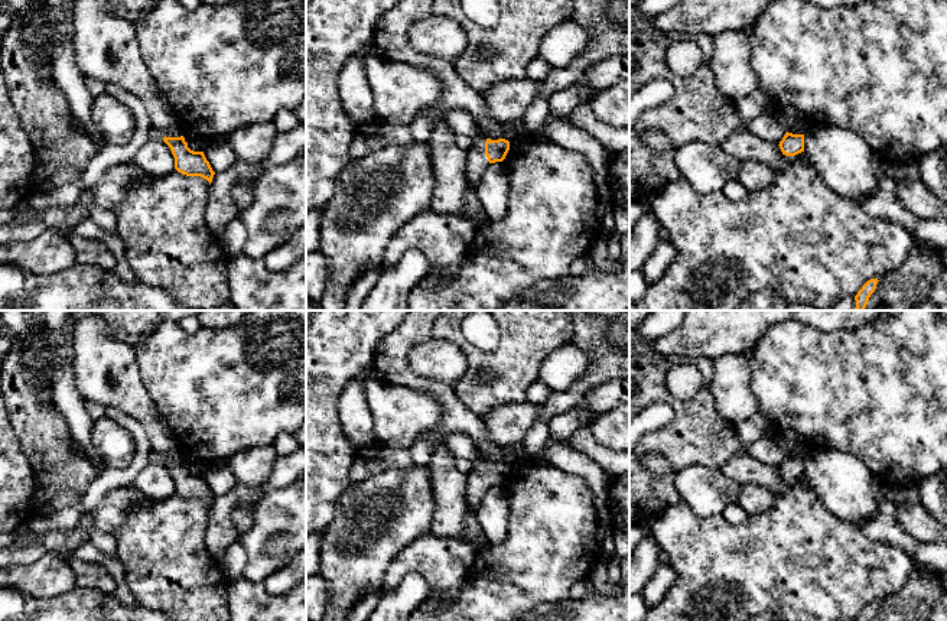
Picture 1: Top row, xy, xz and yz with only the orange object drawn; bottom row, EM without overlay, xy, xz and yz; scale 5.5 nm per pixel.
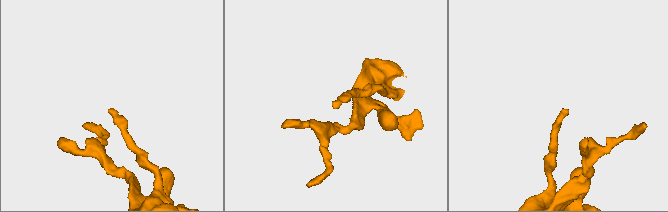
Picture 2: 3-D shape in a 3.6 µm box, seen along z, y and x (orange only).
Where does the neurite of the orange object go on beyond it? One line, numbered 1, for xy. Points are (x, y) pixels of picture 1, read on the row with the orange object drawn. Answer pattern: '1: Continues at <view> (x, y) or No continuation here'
1: No continuation here

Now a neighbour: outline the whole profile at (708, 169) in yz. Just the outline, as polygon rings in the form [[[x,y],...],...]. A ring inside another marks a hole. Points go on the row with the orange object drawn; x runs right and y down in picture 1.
[[[690,142],[673,152],[680,176],[700,194],[722,192],[723,186],[739,179],[742,163],[722,146],[712,147]]]

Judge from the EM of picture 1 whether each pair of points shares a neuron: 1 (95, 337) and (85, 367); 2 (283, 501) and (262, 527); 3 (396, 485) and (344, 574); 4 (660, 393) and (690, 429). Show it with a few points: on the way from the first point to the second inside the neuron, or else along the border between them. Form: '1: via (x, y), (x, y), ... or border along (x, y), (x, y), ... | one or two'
1: via (93, 344), (93, 360) | one
2: via (282, 507), (267, 522) | one
3: via (390, 507), (368, 529), (355, 552) | one
4: via (670, 400), (690, 419) | one

